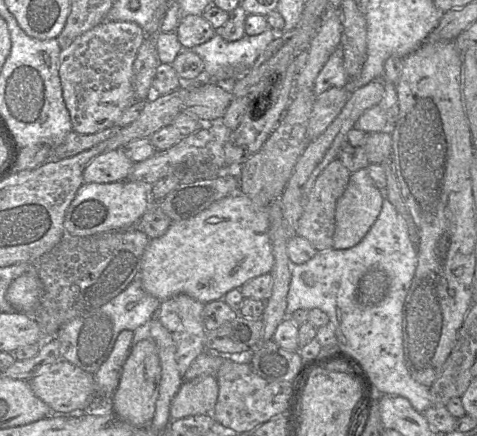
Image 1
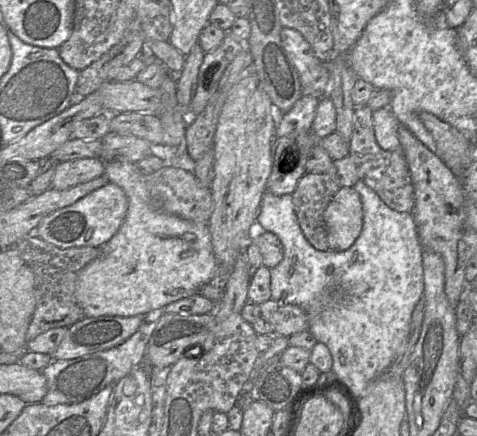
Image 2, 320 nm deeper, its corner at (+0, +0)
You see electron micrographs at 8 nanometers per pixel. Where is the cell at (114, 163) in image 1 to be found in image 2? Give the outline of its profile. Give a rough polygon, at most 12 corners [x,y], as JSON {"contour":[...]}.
{"contour":[[99,157],[58,163],[51,187],[64,190],[105,174]]}

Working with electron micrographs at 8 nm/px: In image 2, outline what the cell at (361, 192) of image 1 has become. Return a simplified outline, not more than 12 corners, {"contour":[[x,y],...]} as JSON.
{"contour":[[341,187],[324,221],[329,250],[347,250],[363,226],[354,187]]}

